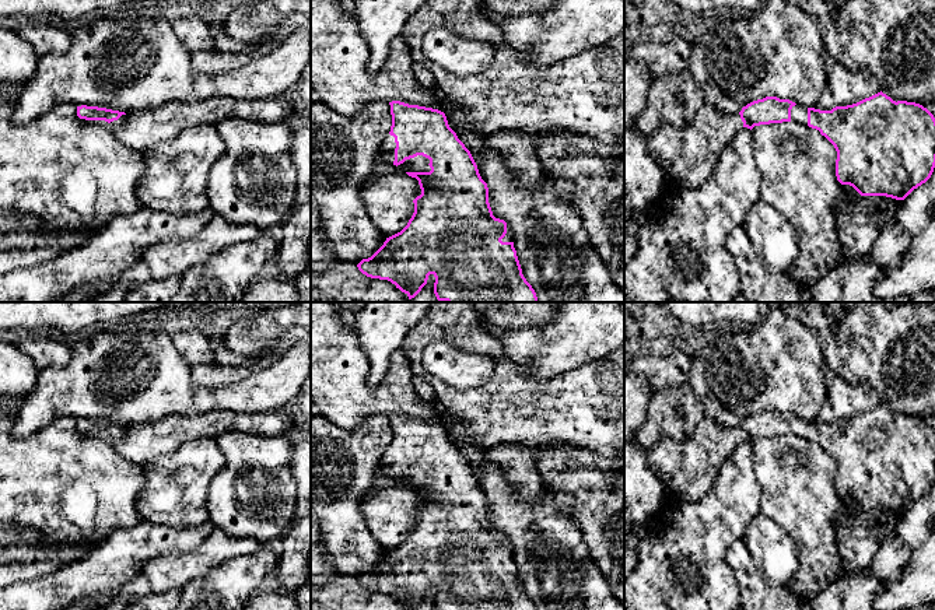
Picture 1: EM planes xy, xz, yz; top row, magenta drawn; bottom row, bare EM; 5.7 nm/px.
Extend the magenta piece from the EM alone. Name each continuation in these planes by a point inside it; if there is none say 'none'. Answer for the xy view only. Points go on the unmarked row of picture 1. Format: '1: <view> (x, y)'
1: xy (116, 438)

